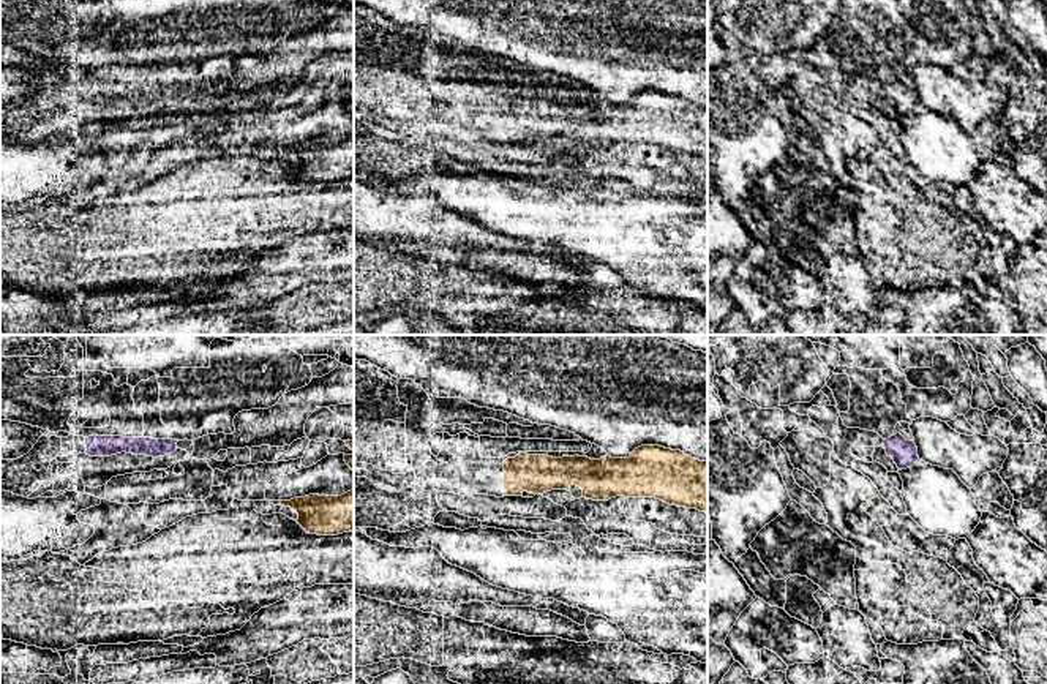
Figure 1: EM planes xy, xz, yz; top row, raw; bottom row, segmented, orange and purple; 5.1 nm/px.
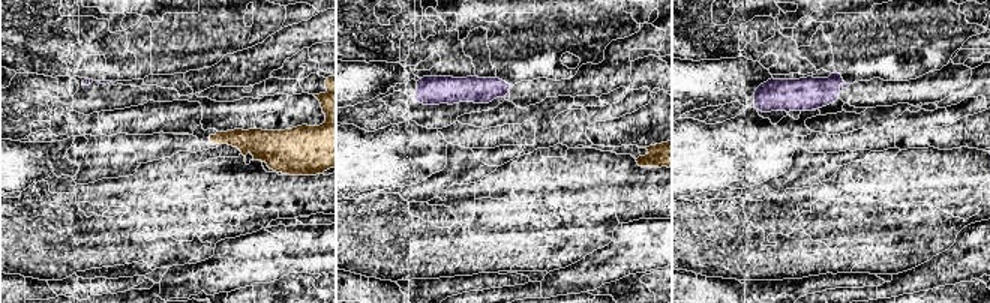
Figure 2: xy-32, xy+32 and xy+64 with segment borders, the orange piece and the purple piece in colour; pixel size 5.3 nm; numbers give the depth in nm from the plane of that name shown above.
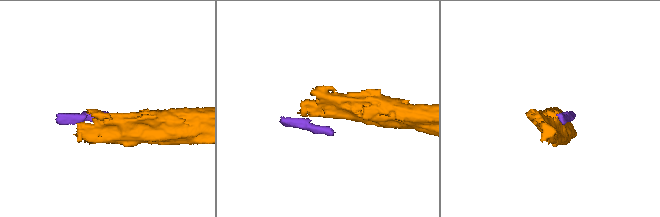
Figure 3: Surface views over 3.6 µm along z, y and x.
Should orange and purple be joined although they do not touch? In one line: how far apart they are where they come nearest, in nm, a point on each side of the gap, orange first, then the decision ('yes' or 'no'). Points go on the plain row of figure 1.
220 nm | yz (870, 146), (899, 114) | no

